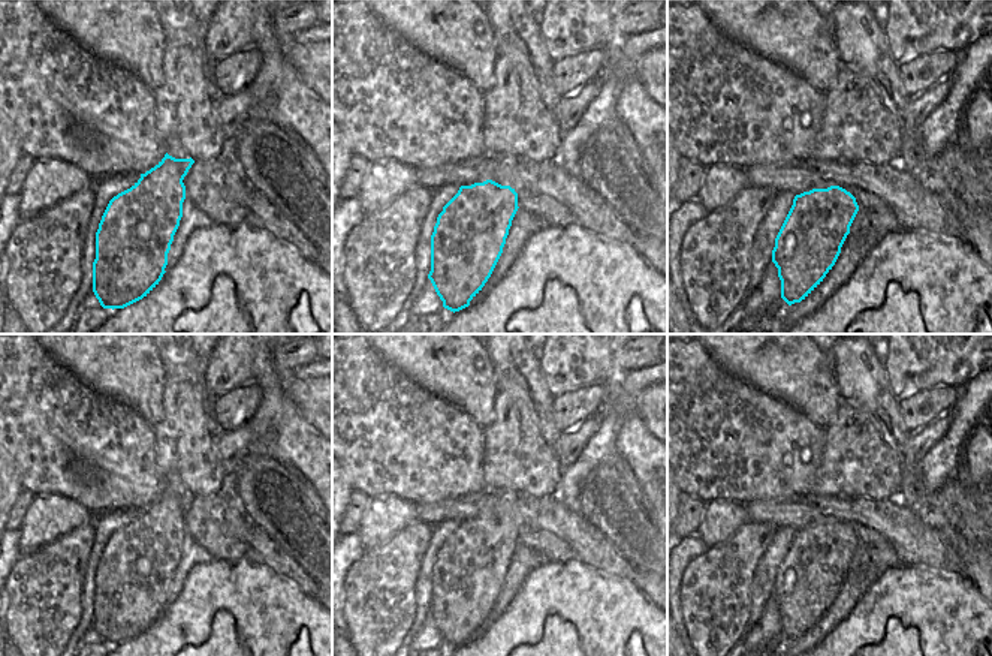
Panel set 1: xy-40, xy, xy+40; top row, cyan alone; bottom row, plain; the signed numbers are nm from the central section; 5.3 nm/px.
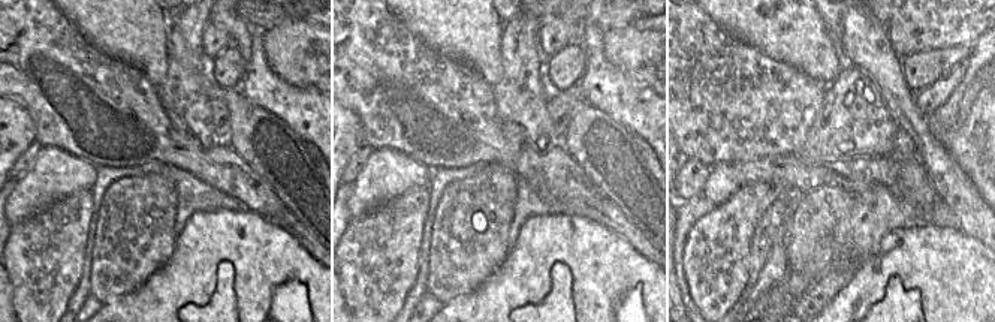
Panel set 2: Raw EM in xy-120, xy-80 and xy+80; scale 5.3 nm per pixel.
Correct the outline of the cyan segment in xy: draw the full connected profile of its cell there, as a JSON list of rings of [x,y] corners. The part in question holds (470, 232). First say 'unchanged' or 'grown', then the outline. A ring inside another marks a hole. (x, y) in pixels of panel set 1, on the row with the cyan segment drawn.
unchanged; [[[492,180],[461,186],[431,235],[431,280],[443,307],[459,312],[482,291],[506,244],[518,193]]]

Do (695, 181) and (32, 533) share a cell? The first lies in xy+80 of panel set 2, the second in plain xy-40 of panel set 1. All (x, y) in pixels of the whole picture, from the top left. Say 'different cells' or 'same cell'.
different cells

